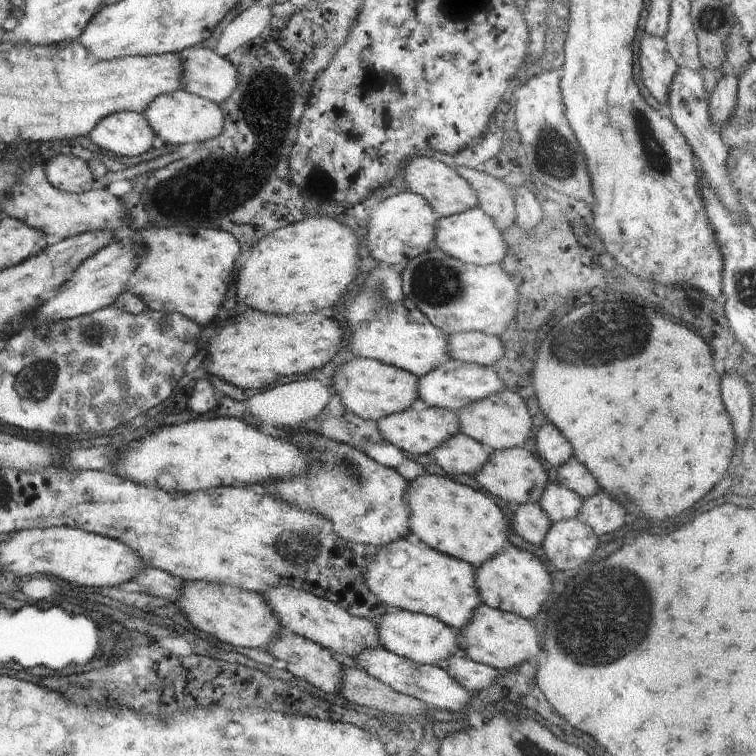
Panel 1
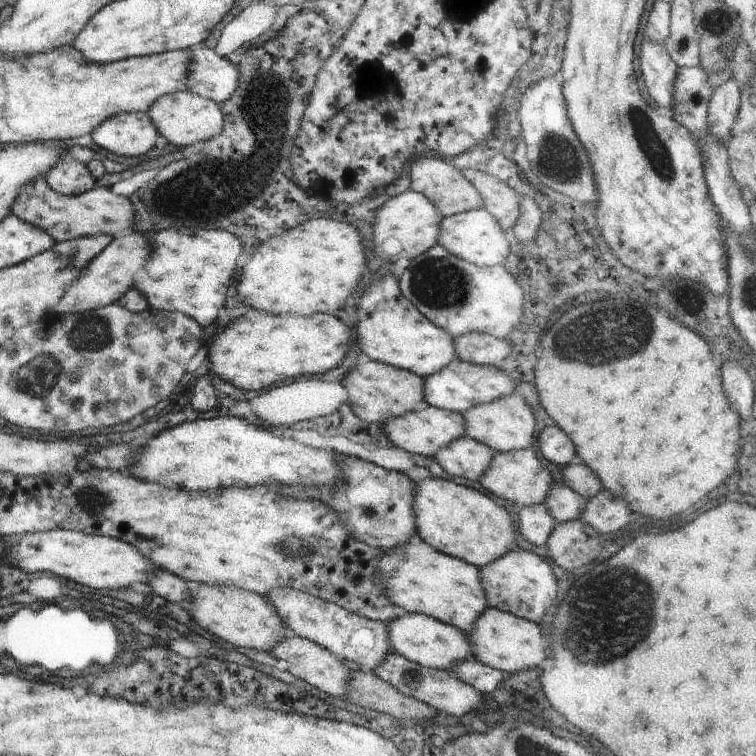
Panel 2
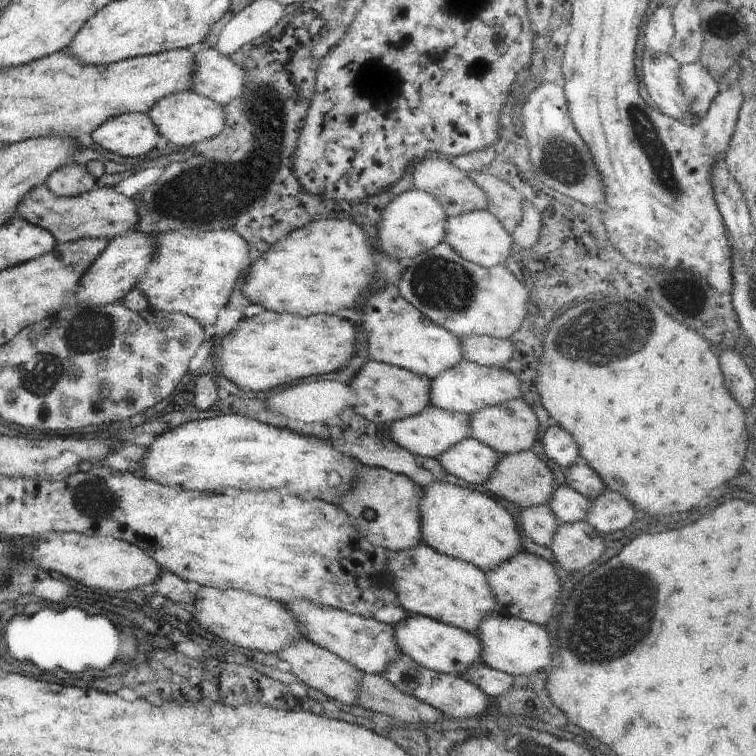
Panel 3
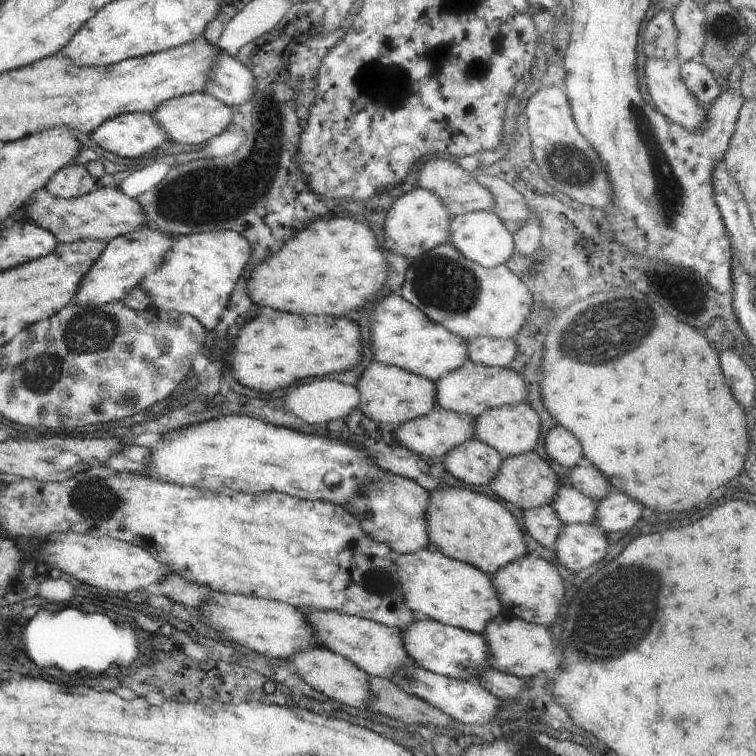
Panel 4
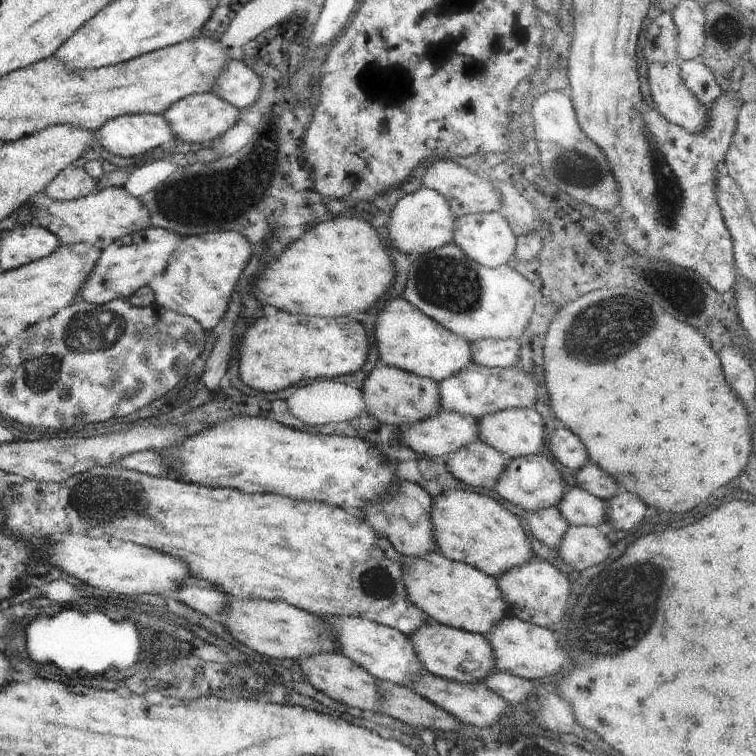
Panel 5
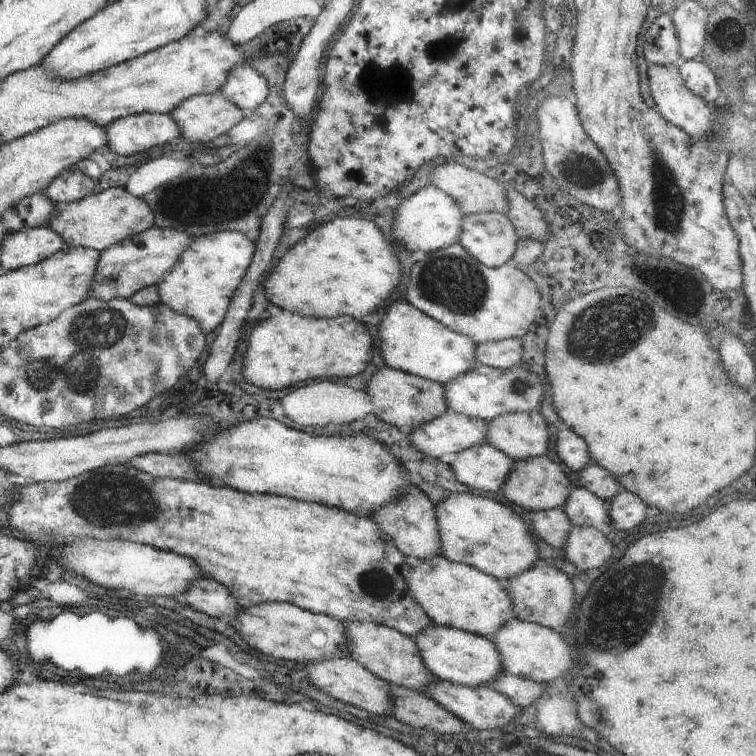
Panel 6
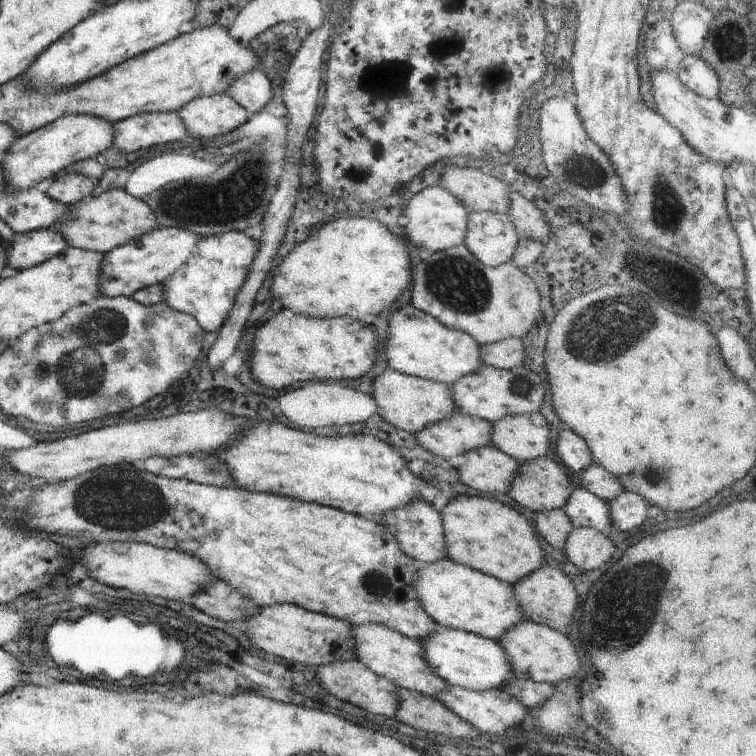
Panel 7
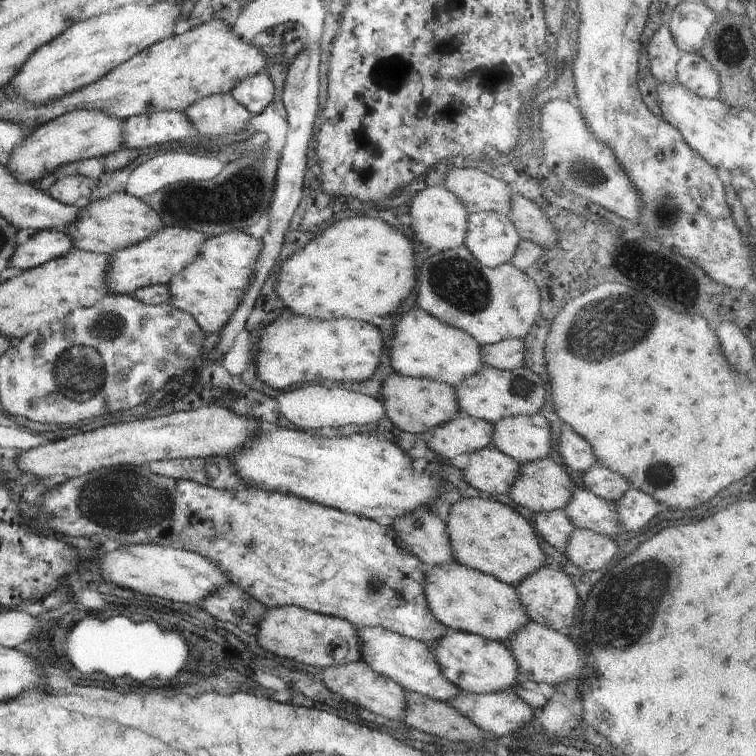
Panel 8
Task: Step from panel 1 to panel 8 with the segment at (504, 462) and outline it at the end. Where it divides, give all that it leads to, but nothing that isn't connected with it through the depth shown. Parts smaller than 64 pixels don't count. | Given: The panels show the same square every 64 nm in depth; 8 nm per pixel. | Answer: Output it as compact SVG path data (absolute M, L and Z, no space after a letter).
M546 457L521 465L521 471L511 486L508 496L516 504L520 504L525 513L533 515L556 509L564 510L578 486L576 476L564 464L558 464L552 458Z

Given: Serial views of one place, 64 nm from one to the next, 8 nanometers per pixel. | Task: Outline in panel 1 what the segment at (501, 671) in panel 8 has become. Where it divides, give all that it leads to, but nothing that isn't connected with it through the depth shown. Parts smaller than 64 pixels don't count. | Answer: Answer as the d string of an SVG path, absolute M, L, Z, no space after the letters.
M390 609L390 612L384 613L376 620L376 624L382 646L414 662L442 666L450 655L461 654L457 641L458 630L445 625L437 618L404 609Z

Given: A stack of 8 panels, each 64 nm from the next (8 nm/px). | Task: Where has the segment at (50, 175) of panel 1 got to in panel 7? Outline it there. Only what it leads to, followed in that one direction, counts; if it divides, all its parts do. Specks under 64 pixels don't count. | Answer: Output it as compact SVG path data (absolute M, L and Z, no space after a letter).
M68 170L57 175L46 194L52 200L73 207L77 203L90 199L95 186L95 180Z

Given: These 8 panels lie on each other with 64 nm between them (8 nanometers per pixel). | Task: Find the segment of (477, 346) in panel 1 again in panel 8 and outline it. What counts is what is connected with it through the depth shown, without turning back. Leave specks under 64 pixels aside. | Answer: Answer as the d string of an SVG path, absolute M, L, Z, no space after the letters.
M504 339L499 343L481 347L481 357L486 365L503 371L511 371L525 366L524 351L528 343L528 340L523 339Z

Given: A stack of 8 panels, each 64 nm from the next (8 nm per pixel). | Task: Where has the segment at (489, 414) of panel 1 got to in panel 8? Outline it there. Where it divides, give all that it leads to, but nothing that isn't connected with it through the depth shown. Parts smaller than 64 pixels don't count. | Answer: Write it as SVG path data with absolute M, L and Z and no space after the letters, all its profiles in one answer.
M536 413L530 416L515 416L500 419L494 424L492 446L517 460L520 465L543 459L552 453L550 424L546 417Z

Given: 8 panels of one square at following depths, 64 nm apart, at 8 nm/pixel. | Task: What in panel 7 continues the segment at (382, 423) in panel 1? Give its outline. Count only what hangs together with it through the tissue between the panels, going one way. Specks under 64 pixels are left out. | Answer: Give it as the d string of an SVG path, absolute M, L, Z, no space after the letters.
M454 410L440 422L414 434L418 444L444 462L451 456L468 453L491 444L493 423Z

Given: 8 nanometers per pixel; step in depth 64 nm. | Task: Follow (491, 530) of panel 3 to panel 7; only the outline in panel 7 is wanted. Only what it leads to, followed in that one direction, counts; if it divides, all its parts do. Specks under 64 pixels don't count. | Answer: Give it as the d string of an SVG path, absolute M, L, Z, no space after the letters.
M458 495L444 506L441 521L447 556L451 561L479 570L513 585L544 564L541 539L533 523L509 505L486 497Z

